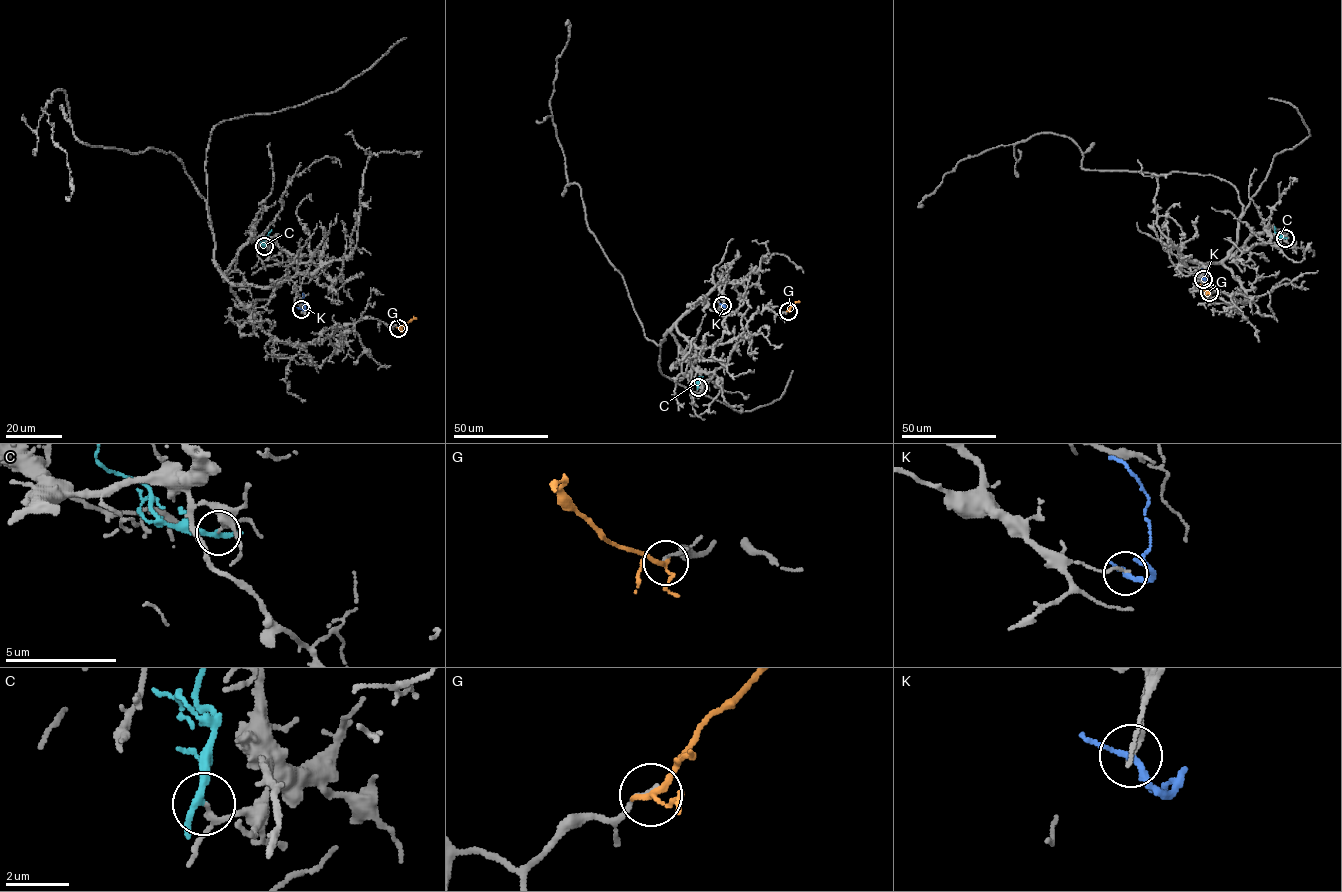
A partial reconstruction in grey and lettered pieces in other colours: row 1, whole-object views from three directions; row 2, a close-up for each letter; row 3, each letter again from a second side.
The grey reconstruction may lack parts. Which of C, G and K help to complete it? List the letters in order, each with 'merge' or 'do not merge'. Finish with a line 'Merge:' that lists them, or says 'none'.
C: do not merge
G: do not merge
K: do not merge
Merge: none

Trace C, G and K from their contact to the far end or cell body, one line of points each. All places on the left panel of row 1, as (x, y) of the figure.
C: (264, 247), (263, 240), (272, 229)
G: (399, 328), (416, 319)
K: (301, 308), (305, 306), (302, 294)

